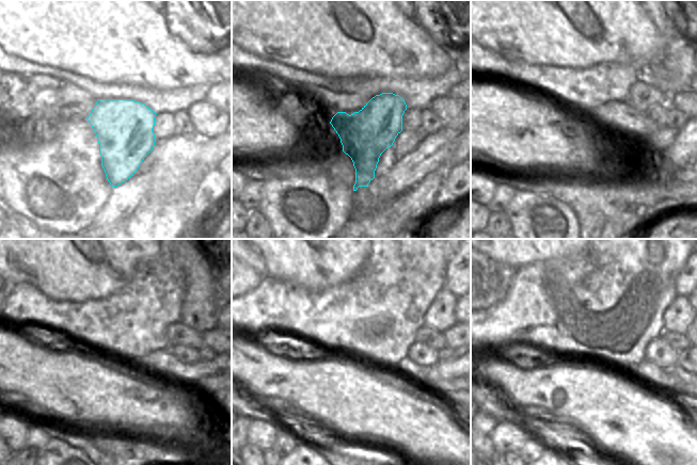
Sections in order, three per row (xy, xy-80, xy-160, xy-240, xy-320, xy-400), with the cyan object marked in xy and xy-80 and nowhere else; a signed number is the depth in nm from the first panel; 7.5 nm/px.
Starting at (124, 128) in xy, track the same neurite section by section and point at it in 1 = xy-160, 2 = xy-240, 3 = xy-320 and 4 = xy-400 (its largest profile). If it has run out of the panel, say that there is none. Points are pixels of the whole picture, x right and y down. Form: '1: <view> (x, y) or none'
1: xy-160 (643, 95)
2: xy-240 (178, 334)
3: xy-320 (434, 339)
4: xy-400 (679, 341)

